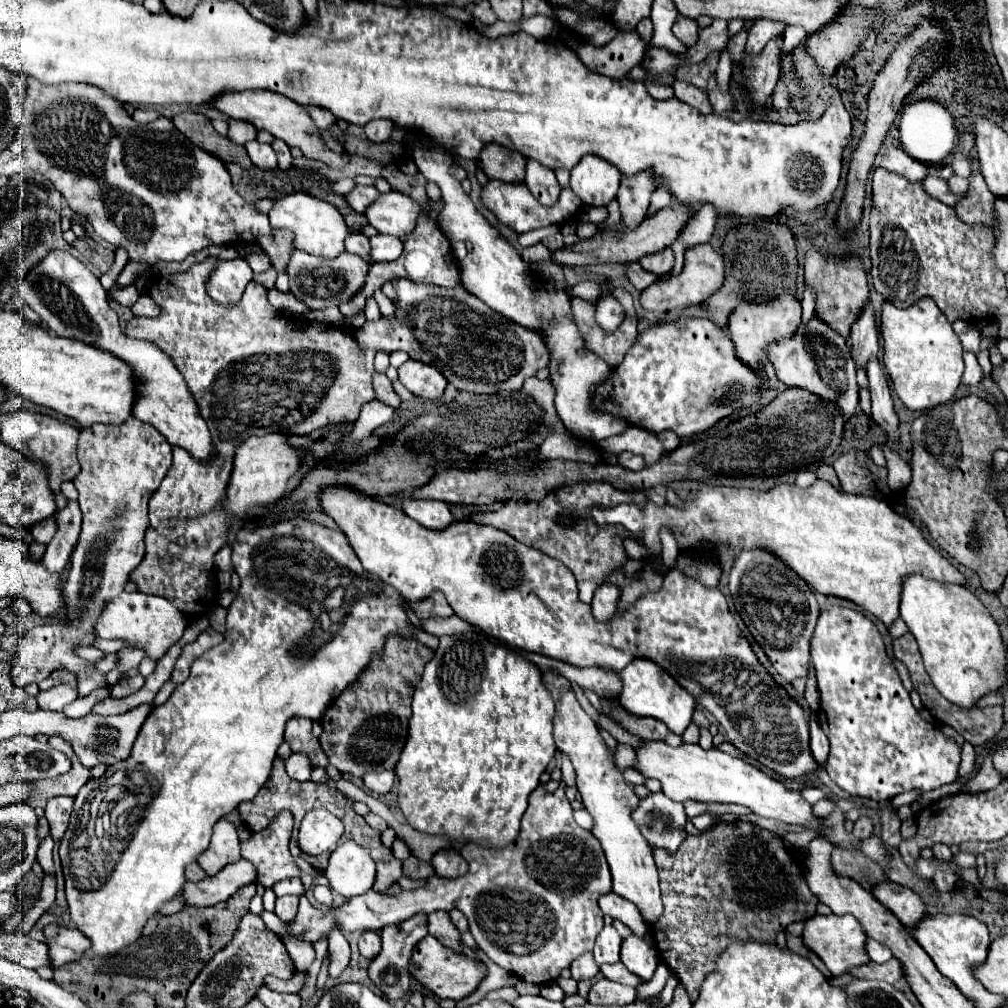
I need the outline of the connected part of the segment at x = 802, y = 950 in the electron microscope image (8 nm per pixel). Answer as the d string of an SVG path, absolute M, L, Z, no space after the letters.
M787 935L787 947L789 947L789 951L793 951L793 953L797 953L797 955L805 957L805 959L809 959L811 963L813 963L813 961L817 961L817 955L815 955L813 951L809 951L809 949L803 945L801 937L793 937L793 935Z

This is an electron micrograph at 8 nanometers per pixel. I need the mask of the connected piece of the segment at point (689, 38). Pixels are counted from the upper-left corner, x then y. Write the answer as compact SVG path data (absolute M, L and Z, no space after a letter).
M679 17L673 23L673 33L675 37L683 43L683 45L693 45L697 39L697 21L695 19L687 19L687 17Z

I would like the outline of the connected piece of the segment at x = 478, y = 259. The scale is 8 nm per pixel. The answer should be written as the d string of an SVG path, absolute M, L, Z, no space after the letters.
M415 139L413 161L419 167L419 173L425 179L435 181L443 191L445 207L437 215L441 231L451 241L469 241L473 245L473 249L459 265L463 287L475 297L479 297L483 303L487 303L493 311L505 315L507 319L525 329L543 335L543 341L549 349L547 369L549 369L549 381L555 387L555 409L561 421L565 423L567 431L575 437L583 437L583 441L601 441L605 437L623 433L629 427L627 421L615 419L615 415L607 415L605 411L599 411L593 405L595 389L599 387L599 383L607 379L611 367L585 345L585 339L579 333L579 327L571 313L567 291L535 281L531 267L523 263L517 249L511 243L507 243L499 235L499 231L495 231L483 219L483 215L477 213L469 195L463 193L461 183L453 179L453 175L449 173L453 165L451 155L447 155L445 151L429 151L425 139Z

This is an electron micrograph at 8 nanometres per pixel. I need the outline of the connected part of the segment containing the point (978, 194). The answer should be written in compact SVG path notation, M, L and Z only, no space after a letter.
M969 159L969 161L971 161L971 169L973 169L973 173L969 177L971 183L969 183L965 199L961 199L954 209L965 223L989 223L991 225L991 221L995 221L993 219L995 197L991 195L981 173L977 171L977 161L973 161L973 159Z

